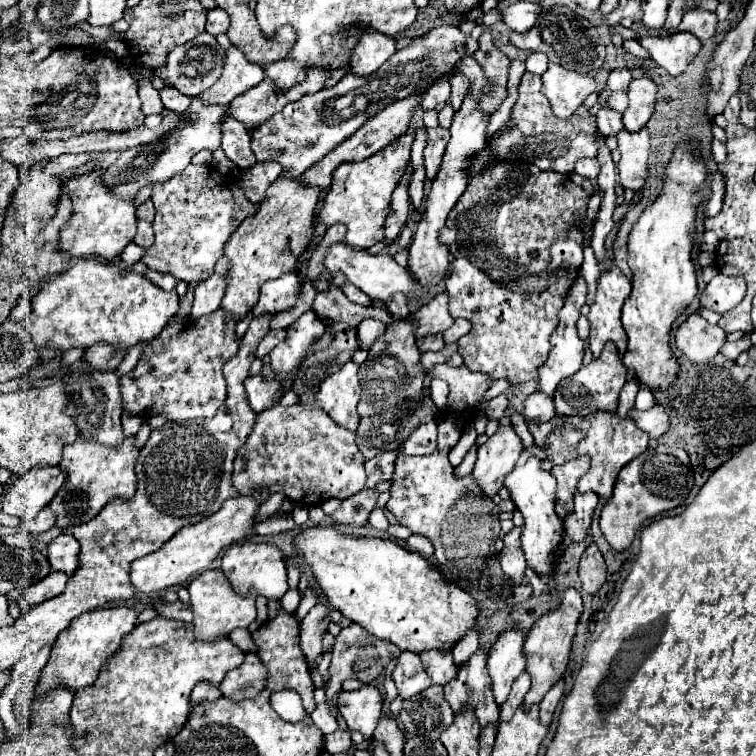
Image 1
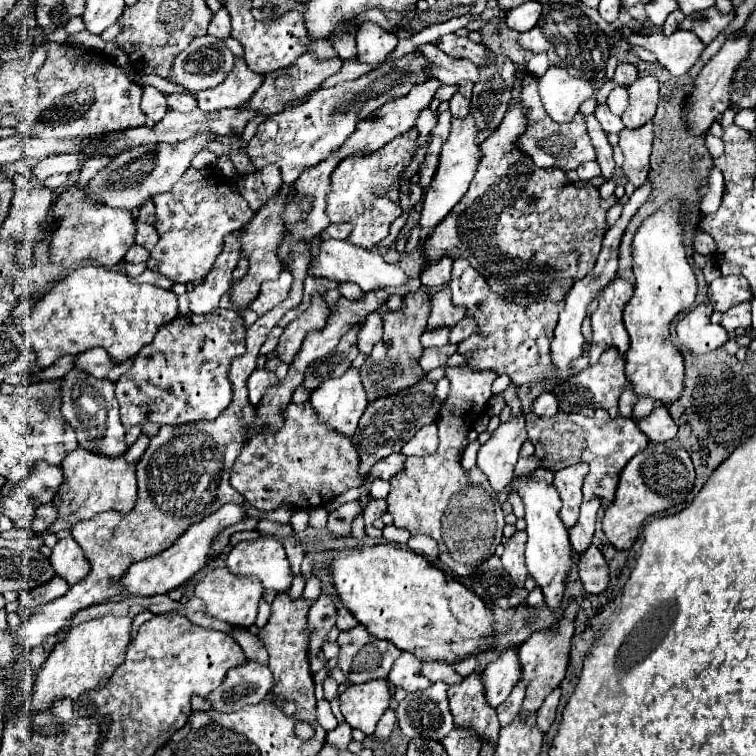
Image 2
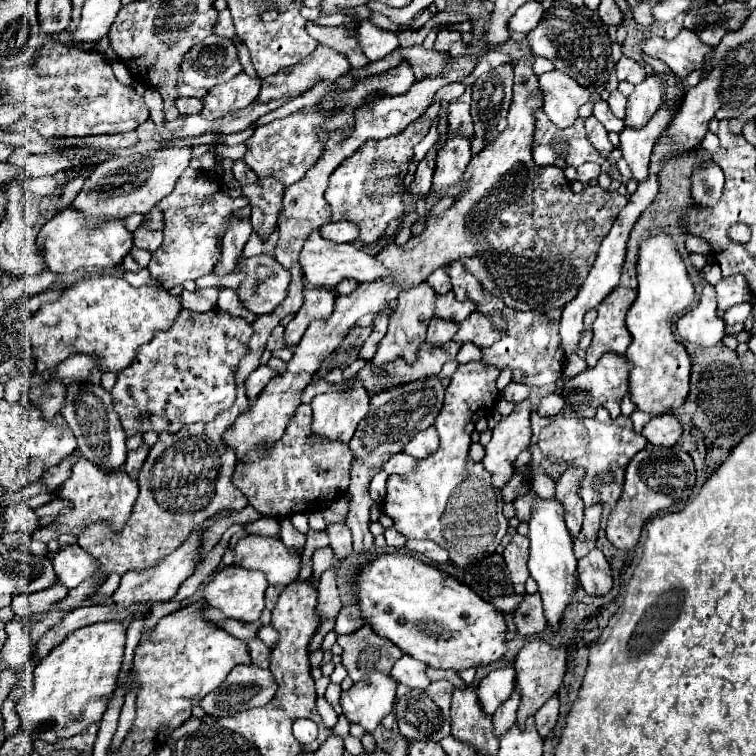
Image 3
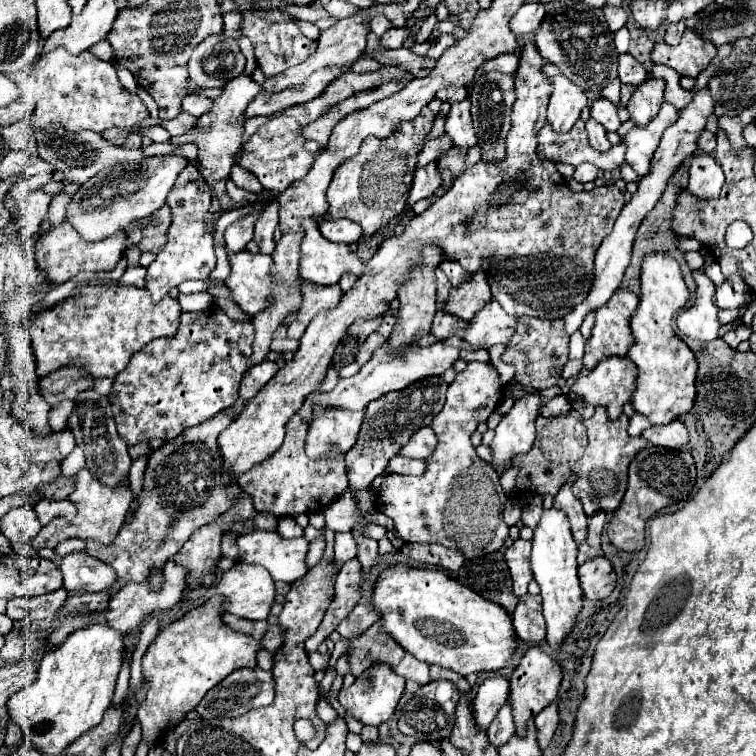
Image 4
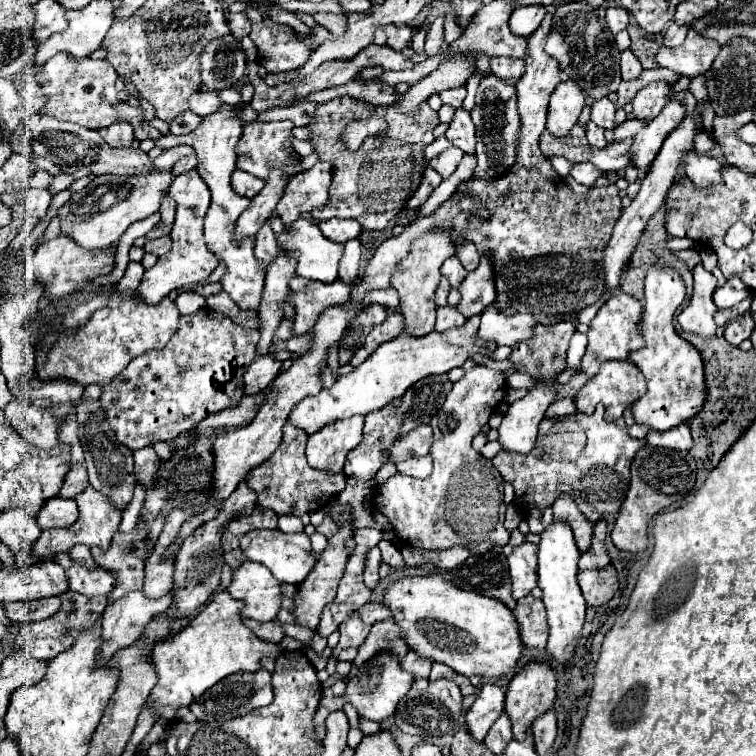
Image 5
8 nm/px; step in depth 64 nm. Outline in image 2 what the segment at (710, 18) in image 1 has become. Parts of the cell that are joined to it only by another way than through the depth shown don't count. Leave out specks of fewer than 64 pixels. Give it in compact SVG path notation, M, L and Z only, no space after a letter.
M708 8L704 10L704 18L702 14L690 14L684 18L684 22L680 24L680 30L690 30L694 32L704 44L710 44L734 18L734 12L722 16L718 14L716 8Z

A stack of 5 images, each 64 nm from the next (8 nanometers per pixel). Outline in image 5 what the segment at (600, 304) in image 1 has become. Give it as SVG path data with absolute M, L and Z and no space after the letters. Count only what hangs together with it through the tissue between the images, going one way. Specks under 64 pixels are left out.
M624 292L610 296L602 304L598 314L590 322L590 330L586 334L588 336L588 346L586 346L586 354L582 358L582 370L588 376L594 376L602 362L606 362L606 360L626 360L632 350L638 350L640 346L644 346L644 340L638 332L640 316L642 316L642 302L636 300L634 296L624 294Z

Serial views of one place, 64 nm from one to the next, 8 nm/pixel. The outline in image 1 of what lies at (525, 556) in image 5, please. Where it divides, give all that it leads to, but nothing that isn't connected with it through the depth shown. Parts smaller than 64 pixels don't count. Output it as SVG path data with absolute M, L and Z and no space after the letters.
M512 528L504 538L504 548L502 548L502 558L500 558L500 566L502 570L516 582L520 584L524 580L524 568L526 568L526 560L524 560L524 552L520 548L520 534L522 528Z

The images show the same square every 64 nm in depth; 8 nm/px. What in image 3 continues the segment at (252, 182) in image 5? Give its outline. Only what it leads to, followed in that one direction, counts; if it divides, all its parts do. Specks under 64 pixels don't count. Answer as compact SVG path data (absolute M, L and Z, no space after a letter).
M236 160L234 166L232 166L232 172L234 172L234 178L240 182L240 184L246 184L246 182L254 182L258 176L252 172L252 168L248 168L244 164L244 160Z

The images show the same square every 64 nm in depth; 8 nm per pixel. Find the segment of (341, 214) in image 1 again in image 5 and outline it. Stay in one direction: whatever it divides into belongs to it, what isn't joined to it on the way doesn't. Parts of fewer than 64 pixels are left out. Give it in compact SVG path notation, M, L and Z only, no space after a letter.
M342 96L342 98L334 98L330 102L324 102L318 106L312 122L308 124L312 130L312 138L310 142L314 144L314 150L318 152L320 160L328 160L332 164L332 186L330 186L330 196L328 196L328 206L326 206L326 216L328 218L354 218L362 224L362 228L366 232L372 230L382 230L386 228L386 224L404 210L408 198L412 196L410 190L414 192L420 184L420 176L422 176L422 168L424 168L424 148L434 140L432 130L438 124L438 114L428 106L428 104L420 104L420 108L412 114L400 114L396 110L388 112L388 132L382 136L372 136L366 138L360 146L358 152L348 152L342 142L338 140L340 136L340 126L344 126L344 122L350 122L352 118L368 118L368 110L372 110L372 104L366 102L356 102L350 96Z

